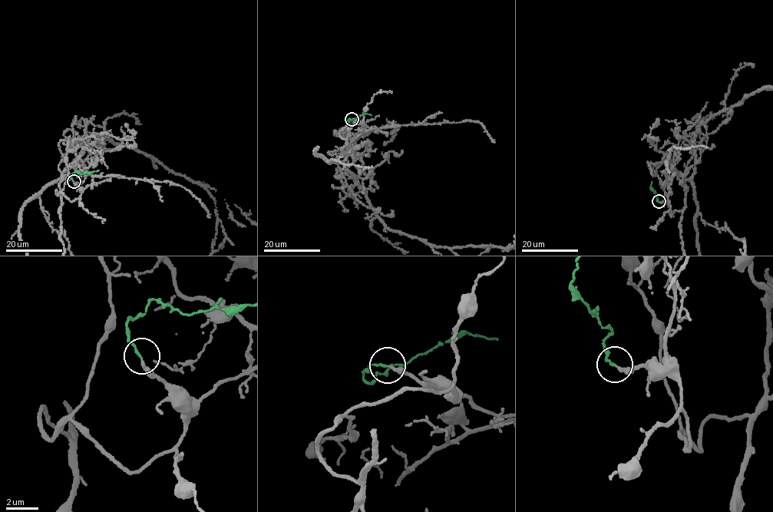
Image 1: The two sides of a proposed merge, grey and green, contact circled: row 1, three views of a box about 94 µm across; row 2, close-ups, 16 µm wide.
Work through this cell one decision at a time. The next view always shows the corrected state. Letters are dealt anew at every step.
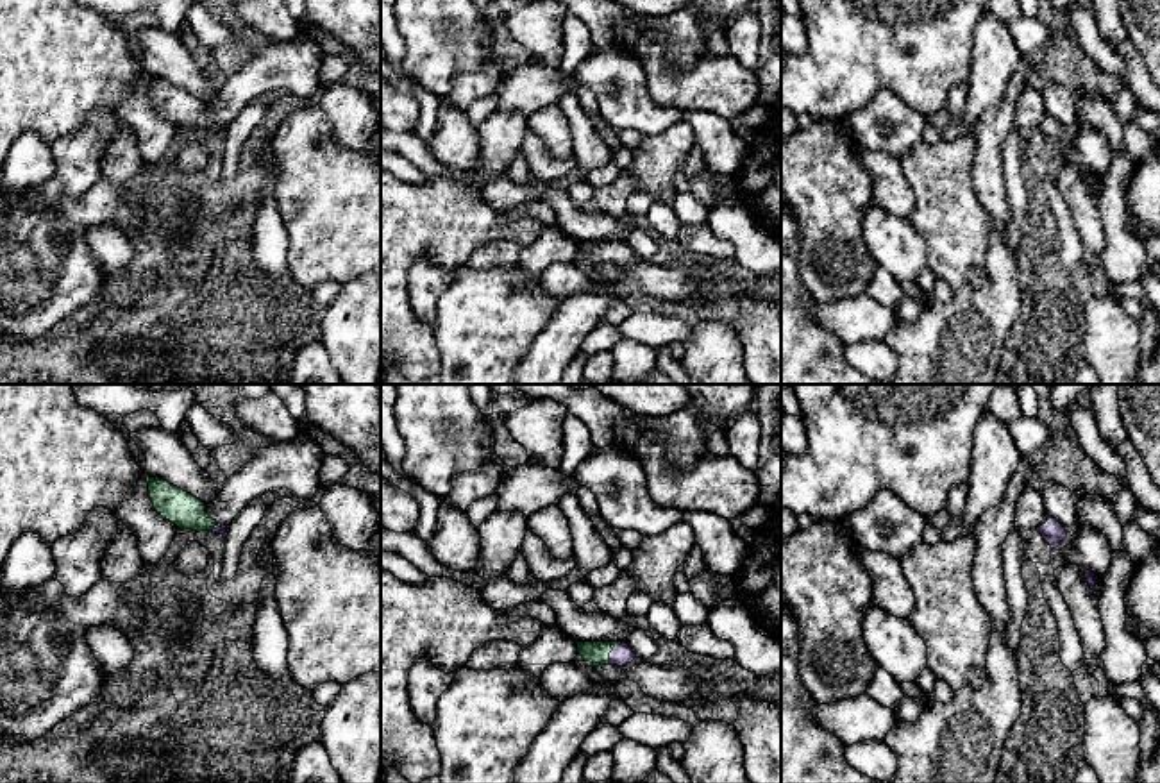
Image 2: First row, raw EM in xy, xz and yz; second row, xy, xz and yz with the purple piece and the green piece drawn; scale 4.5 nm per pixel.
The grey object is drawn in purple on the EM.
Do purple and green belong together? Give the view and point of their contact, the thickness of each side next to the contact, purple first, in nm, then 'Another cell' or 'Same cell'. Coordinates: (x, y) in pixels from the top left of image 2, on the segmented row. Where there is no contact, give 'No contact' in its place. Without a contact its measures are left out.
Touches purple at xz (610, 653). Thickness 90 nm (purple) against 110 nm. Same cell

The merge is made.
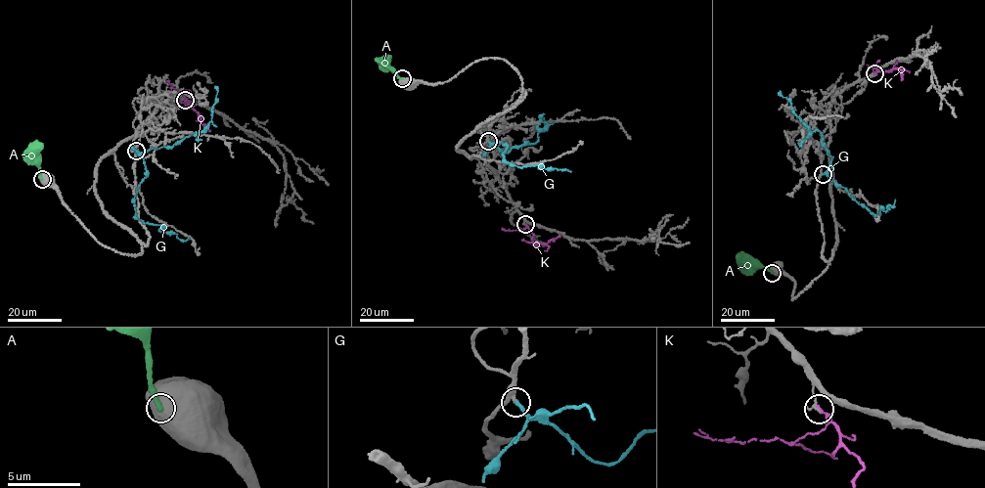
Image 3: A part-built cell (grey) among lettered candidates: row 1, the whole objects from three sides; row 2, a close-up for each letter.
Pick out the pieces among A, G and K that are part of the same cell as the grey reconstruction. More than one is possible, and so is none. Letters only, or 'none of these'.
G

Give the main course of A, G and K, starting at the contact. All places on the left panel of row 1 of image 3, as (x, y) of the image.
A: (42, 179), (38, 155), (40, 143)
G: (136, 151), (148, 174), (133, 198), (137, 219), (160, 225), (159, 231), (176, 233), (184, 241), (190, 238)
K: (185, 100), (210, 131)

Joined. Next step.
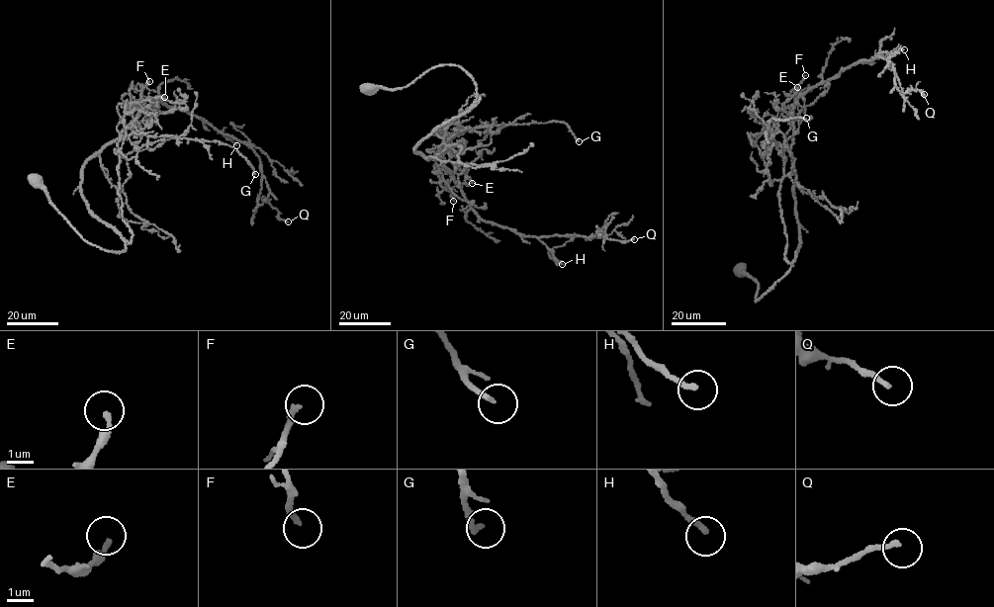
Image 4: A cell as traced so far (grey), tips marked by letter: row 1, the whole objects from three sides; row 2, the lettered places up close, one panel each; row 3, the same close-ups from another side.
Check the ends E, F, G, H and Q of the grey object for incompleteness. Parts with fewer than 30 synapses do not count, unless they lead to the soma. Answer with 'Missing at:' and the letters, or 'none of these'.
Missing at: none of these

